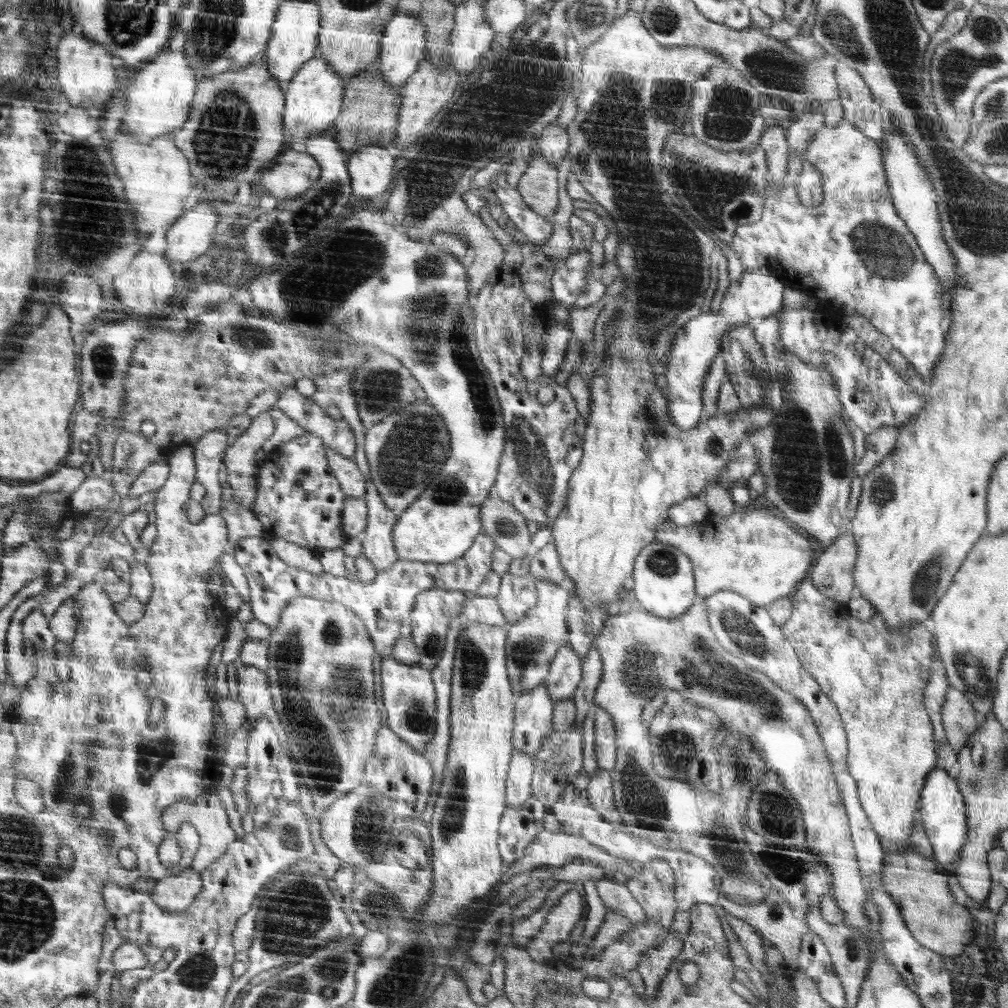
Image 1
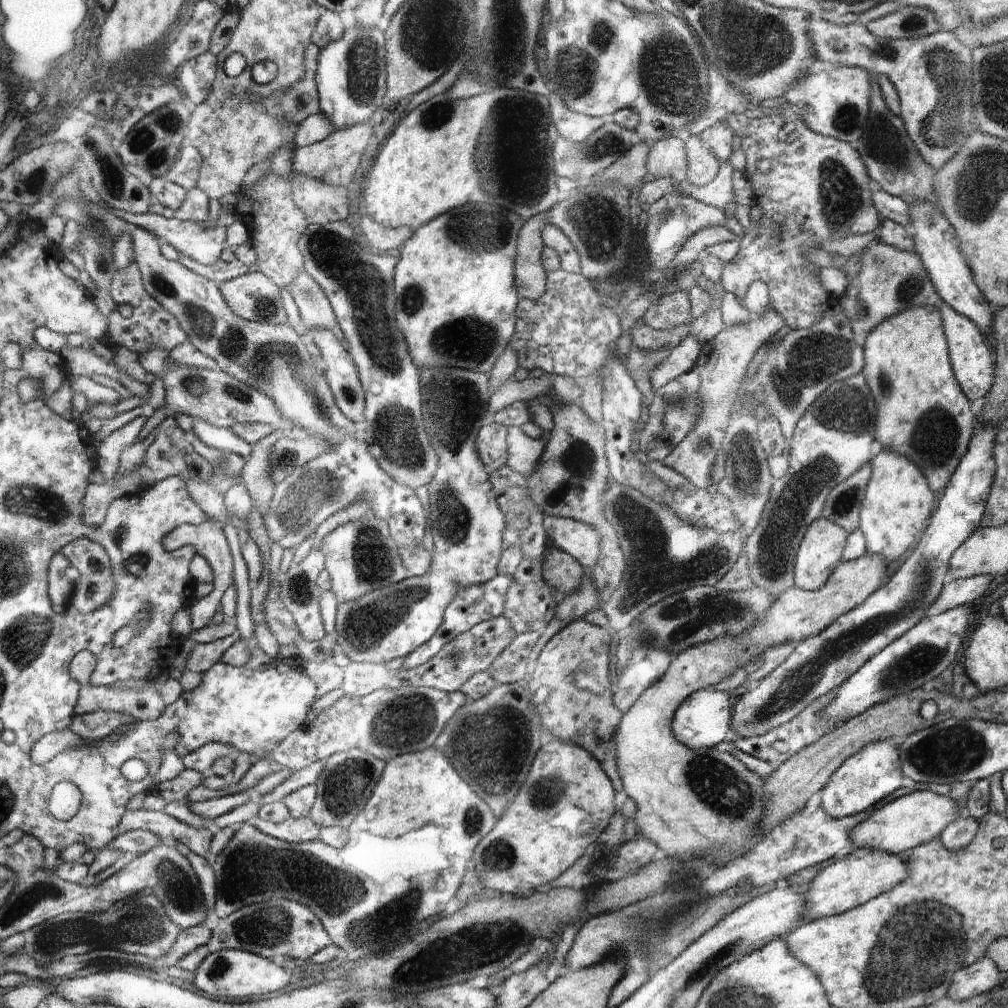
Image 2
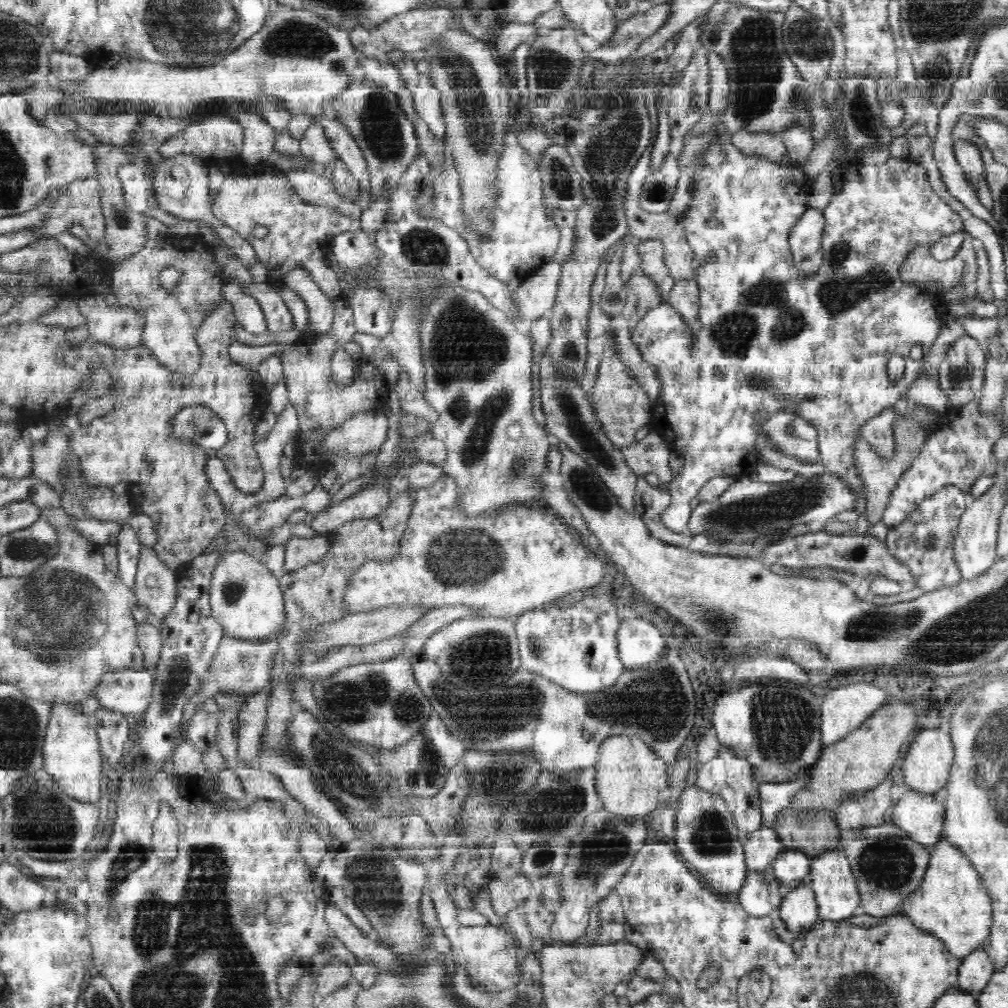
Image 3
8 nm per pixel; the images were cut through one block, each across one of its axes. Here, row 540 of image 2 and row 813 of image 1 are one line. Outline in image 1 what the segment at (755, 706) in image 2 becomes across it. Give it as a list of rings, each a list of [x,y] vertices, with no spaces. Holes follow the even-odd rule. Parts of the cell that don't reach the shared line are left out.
[[[945,769],[933,771],[927,778],[927,782],[921,795],[921,817],[928,840],[932,845],[934,858],[945,866],[948,866],[960,858],[960,852],[968,842],[968,817],[966,800],[959,791],[959,785],[946,774]]]

